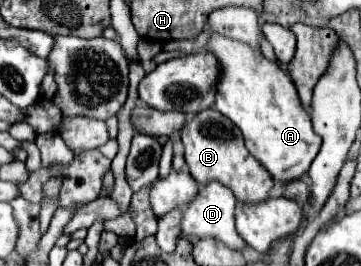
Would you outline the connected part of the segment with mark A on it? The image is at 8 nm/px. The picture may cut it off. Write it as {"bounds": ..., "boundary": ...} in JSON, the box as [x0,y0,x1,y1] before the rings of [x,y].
{"bounds":[208,35,322,185],"boundary":[[[214,35],[208,41],[208,51],[218,57],[224,69],[218,81],[216,109],[240,127],[248,151],[260,161],[274,181],[286,185],[302,179],[318,155],[322,141],[314,133],[310,113],[302,107],[288,73],[280,65],[268,61],[262,53],[254,53],[250,45],[230,41],[228,37]]]}

